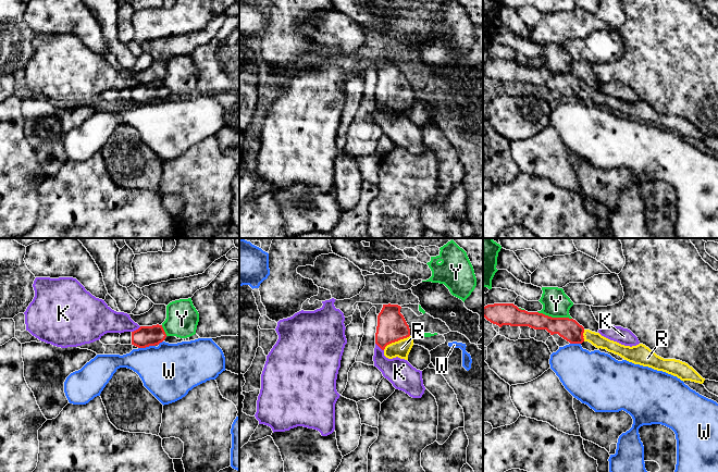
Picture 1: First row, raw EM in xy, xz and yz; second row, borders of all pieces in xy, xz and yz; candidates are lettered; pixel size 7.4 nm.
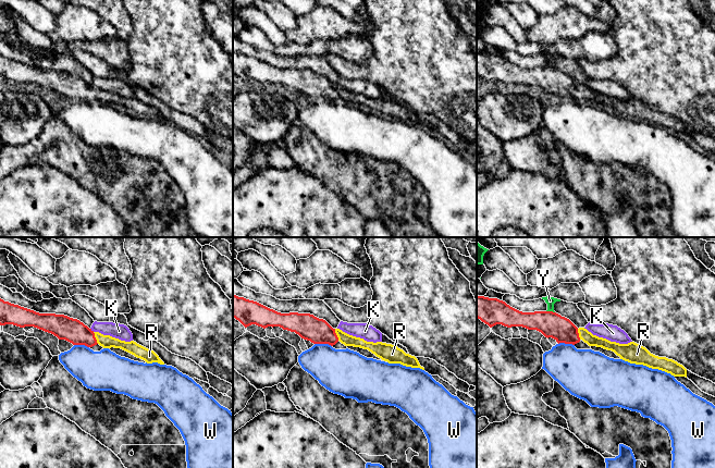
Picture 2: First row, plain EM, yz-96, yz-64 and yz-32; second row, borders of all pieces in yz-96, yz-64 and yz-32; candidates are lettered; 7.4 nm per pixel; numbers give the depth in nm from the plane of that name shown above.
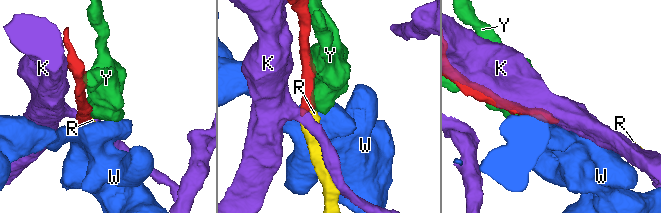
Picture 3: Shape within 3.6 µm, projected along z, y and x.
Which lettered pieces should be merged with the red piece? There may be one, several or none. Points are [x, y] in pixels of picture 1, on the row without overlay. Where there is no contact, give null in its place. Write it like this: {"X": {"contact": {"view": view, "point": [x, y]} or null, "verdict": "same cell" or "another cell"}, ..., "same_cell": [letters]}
{"K": {"contact": {"view": "xy", "point": [136, 86]}, "verdict": "another cell"}, "R": {"contact": {"view": "xz", "point": [396, 97]}, "verdict": "same cell"}, "W": {"contact": {"view": "xy", "point": [146, 102]}, "verdict": "another cell"}, "Y": {"contact": {"view": "yz", "point": [555, 74]}, "verdict": "another cell"}, "same_cell": ["R"]}

